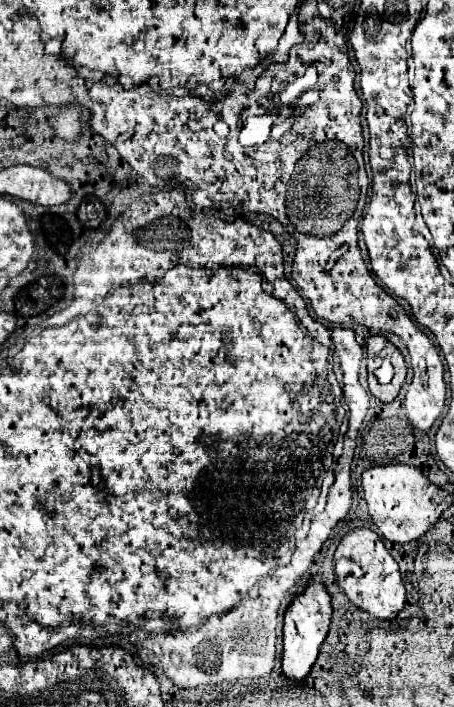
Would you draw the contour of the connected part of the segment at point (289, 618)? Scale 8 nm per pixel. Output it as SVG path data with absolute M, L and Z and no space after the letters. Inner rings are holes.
M309 582L307 588L295 596L295 600L291 602L291 606L285 612L285 630L283 630L283 672L287 674L287 678L291 680L301 680L309 674L311 666L317 660L319 648L329 632L329 624L331 624L331 594L327 590L327 586L323 582Z

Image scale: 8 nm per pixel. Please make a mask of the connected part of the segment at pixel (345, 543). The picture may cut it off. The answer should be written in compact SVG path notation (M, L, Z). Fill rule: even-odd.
M355 528L351 530L347 536L343 536L343 540L339 542L337 550L335 550L335 558L353 558L357 564L361 564L365 568L365 574L361 578L345 578L341 582L343 592L351 598L351 602L369 612L375 618L389 618L391 614L397 614L403 610L405 606L405 588L401 582L401 574L399 574L399 566L393 560L393 556L389 554L389 550L385 548L383 540L369 528Z

